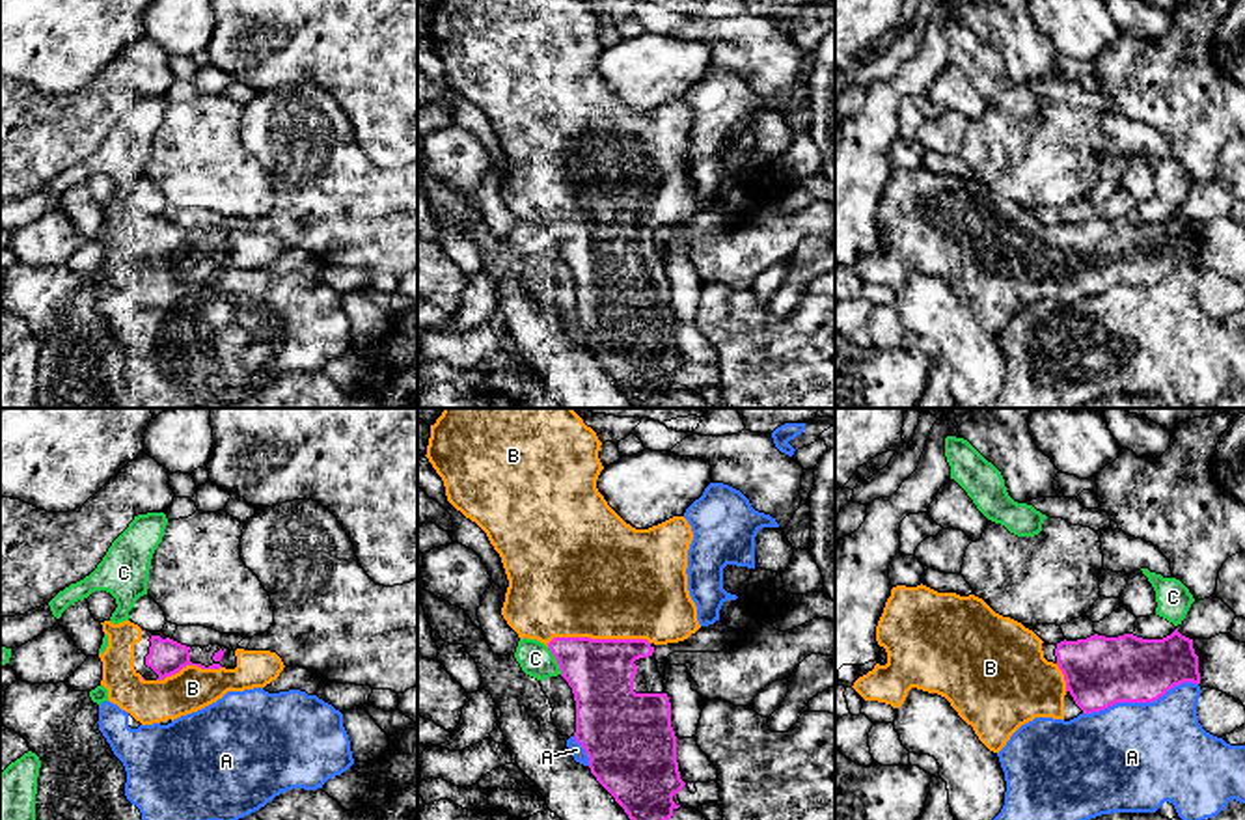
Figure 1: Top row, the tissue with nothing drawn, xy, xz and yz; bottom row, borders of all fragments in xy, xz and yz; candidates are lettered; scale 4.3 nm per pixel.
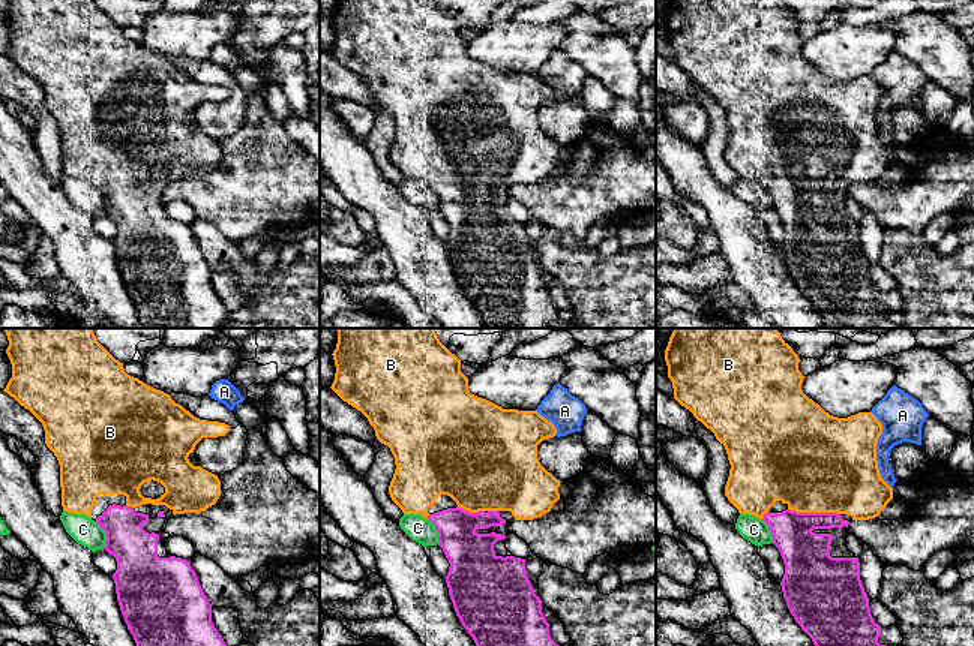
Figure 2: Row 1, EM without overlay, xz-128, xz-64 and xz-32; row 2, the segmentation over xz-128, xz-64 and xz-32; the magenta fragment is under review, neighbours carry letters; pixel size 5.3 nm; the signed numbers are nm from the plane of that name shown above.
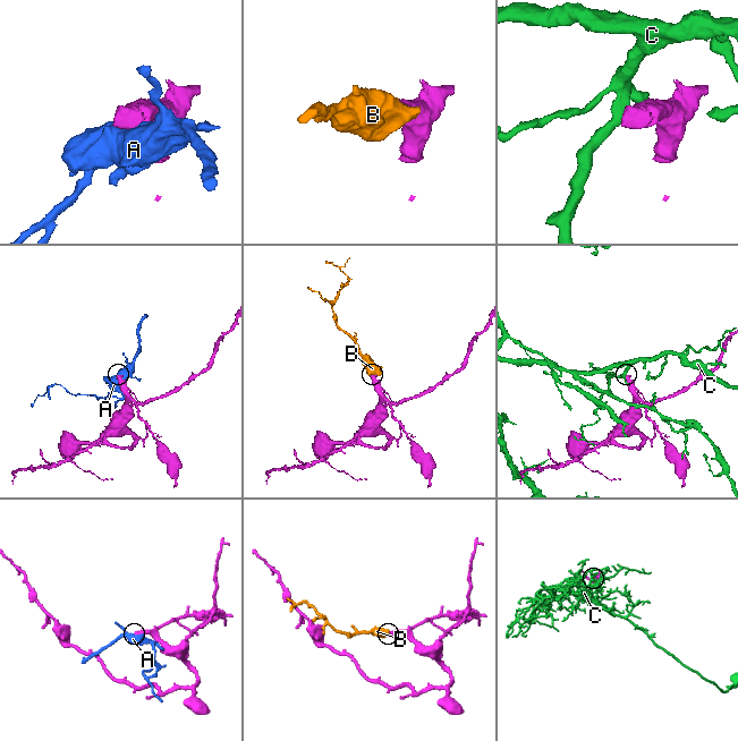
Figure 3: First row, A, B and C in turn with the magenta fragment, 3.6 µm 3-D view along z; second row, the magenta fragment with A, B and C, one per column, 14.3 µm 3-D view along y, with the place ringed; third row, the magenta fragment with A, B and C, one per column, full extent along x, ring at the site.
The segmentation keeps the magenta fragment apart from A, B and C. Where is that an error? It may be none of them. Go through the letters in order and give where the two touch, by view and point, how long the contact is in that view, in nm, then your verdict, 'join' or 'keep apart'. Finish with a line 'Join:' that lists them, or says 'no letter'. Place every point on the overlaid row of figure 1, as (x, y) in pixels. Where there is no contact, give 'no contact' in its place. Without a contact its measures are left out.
A: yz (1139, 701) | 500 nm | keep apart
B: xz (597, 640) | 440 nm | join
C: xz (556, 658) | 140 nm | keep apart
Join: B

